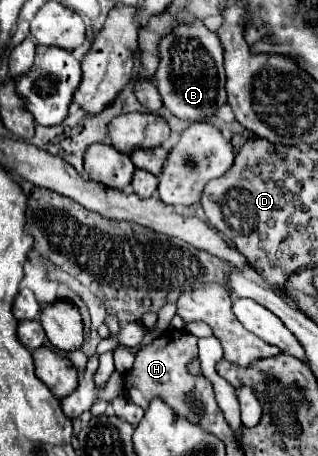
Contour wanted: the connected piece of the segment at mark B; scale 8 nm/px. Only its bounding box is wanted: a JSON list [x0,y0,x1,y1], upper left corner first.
[155,21,227,123]

